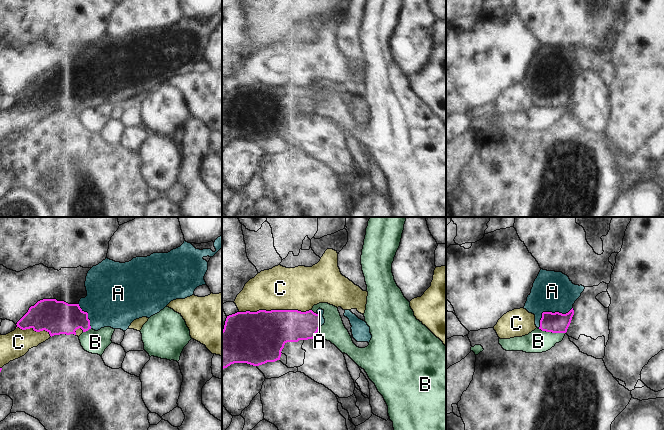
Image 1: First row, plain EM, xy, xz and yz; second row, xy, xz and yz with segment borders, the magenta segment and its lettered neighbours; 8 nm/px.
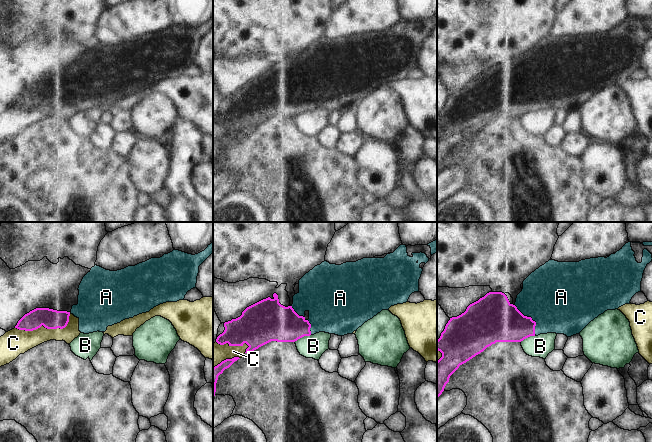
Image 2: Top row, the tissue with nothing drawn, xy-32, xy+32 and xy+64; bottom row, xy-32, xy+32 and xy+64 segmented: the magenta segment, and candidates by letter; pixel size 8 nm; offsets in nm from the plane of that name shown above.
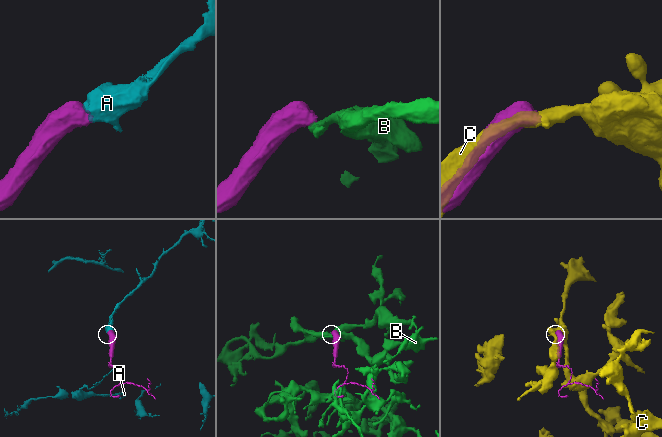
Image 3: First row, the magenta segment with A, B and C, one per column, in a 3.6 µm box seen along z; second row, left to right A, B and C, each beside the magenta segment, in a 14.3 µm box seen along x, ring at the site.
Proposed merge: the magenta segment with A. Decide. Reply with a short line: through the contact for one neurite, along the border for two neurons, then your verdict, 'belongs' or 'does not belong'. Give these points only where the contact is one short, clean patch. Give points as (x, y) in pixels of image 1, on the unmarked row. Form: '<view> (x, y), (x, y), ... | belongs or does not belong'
yz (556, 98), (556, 95), (549, 88), (552, 67) | belongs

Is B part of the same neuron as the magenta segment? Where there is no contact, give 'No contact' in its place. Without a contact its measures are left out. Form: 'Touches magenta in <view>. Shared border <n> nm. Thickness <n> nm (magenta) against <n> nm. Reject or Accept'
Touches magenta in yz. Shared border 220 nm. Thickness 160 nm (magenta) against 190 nm. Reject

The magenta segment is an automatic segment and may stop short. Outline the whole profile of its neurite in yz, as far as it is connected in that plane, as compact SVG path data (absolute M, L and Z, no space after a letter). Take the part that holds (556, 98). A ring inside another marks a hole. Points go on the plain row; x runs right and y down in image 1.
M541 45L524 85L535 91L538 105L566 109L574 91L573 80L585 63L575 61L562 48Z

